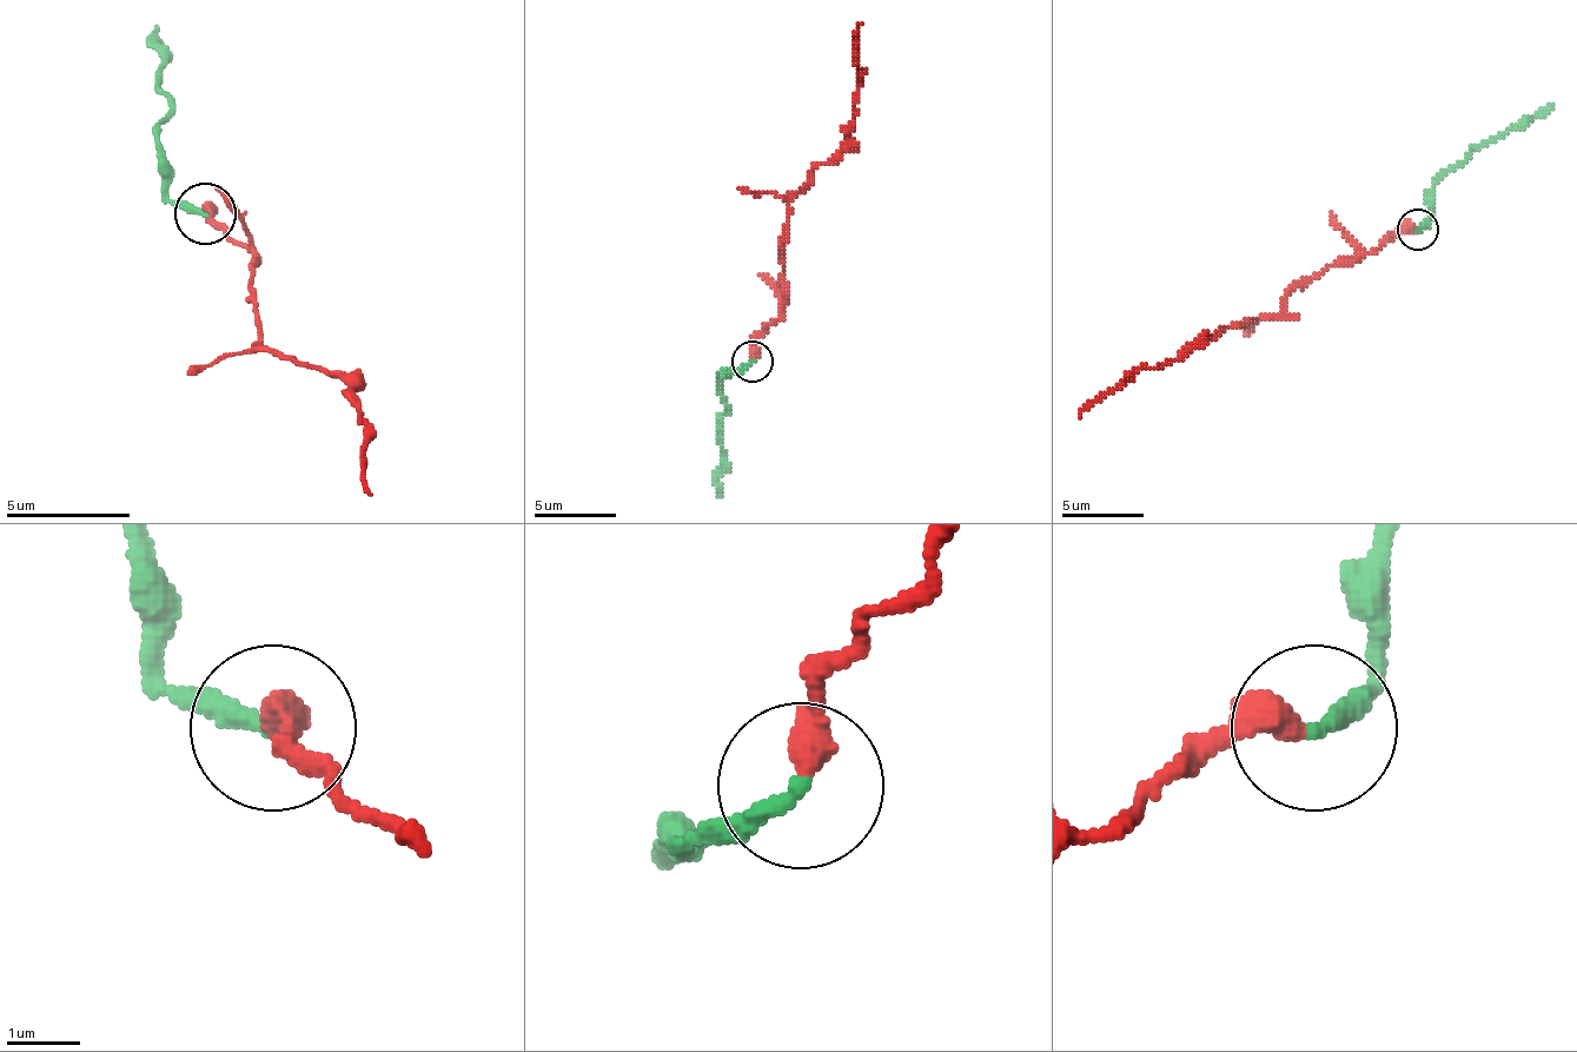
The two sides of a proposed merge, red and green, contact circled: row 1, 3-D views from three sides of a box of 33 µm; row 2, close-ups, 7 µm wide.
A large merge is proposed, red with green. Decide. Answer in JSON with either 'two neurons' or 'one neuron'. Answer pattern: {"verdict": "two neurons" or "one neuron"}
{"verdict": "one neuron"}

